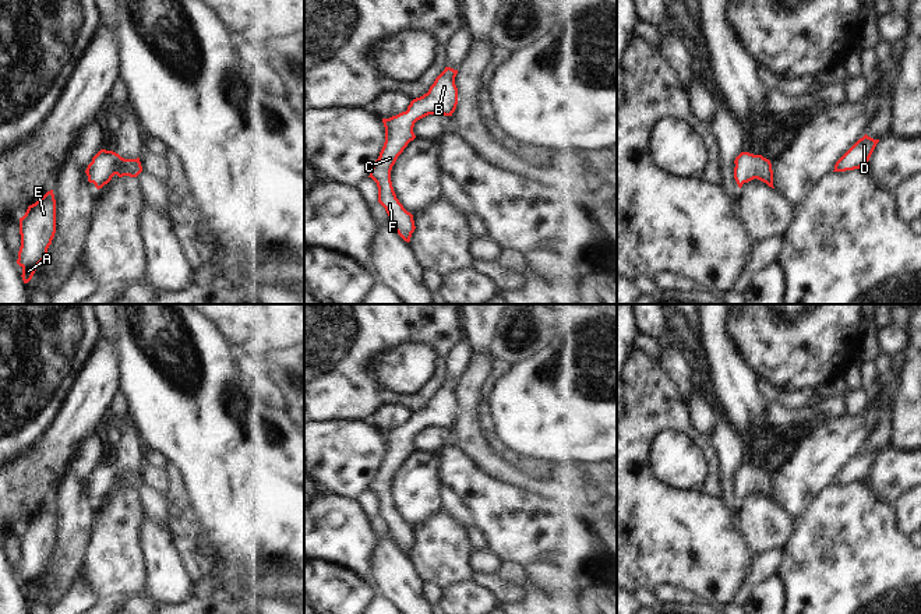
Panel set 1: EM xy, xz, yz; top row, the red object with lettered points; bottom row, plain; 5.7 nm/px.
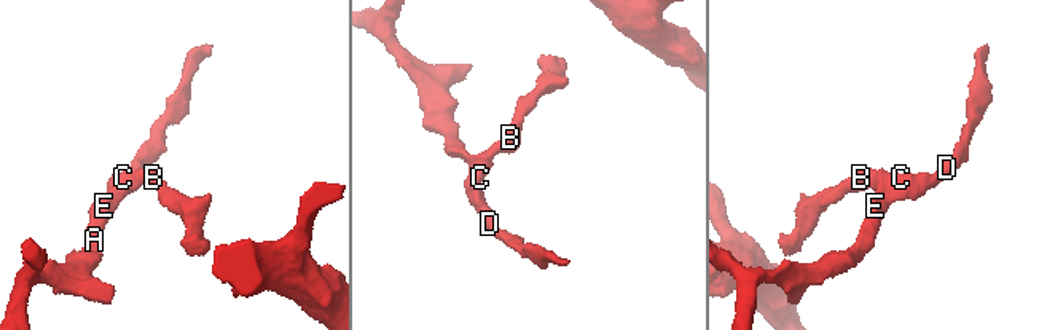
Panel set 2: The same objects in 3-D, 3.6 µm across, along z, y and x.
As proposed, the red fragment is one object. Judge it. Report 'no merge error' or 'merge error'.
no merge error

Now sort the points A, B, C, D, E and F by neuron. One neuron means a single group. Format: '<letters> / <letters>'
A B C D E F

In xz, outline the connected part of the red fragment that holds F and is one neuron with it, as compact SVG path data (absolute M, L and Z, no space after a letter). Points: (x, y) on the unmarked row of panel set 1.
M445 380L428 405L413 412L406 424L389 431L382 431L385 455L368 490L377 495L378 515L385 521L391 532L391 539L407 555L416 539L413 527L407 525L396 511L391 494L391 483L407 456L416 451L413 440L417 433L428 427L452 428L458 417L456 387L458 382Z

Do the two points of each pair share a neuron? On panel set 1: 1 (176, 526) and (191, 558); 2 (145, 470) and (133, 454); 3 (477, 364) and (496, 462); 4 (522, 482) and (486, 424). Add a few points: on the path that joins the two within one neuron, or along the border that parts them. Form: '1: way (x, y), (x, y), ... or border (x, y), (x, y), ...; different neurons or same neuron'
1: way (184, 535), (190, 550); same neuron
2: border (144, 463), (138, 469); different neurons
3: way (468, 390), (468, 437), (470, 441); same neuron
4: border (486, 445), (511, 466); different neurons

